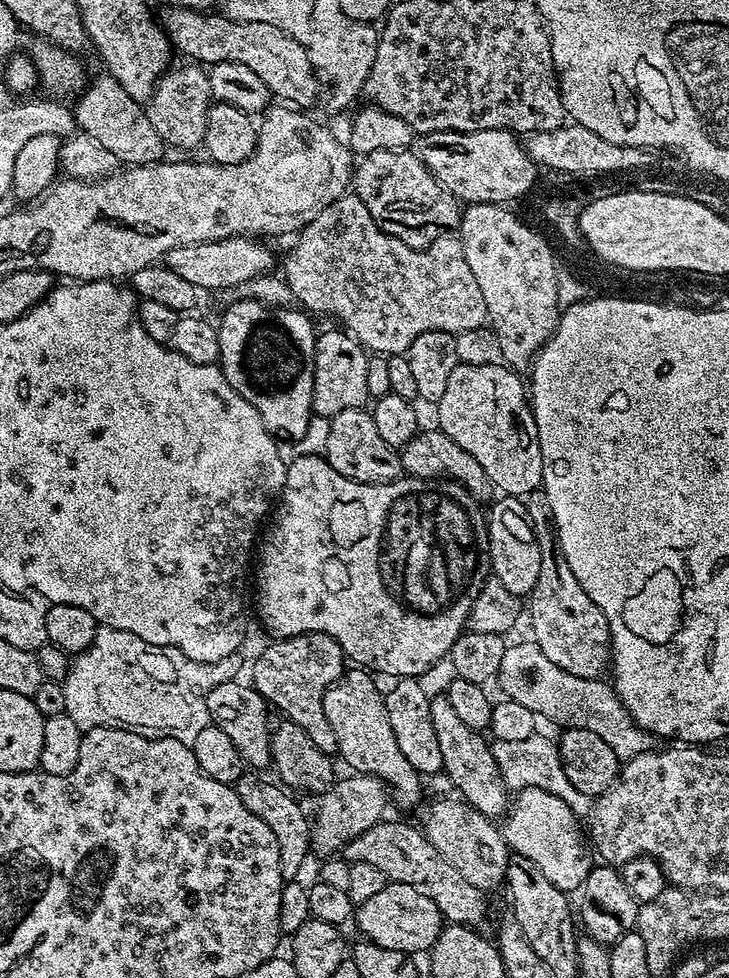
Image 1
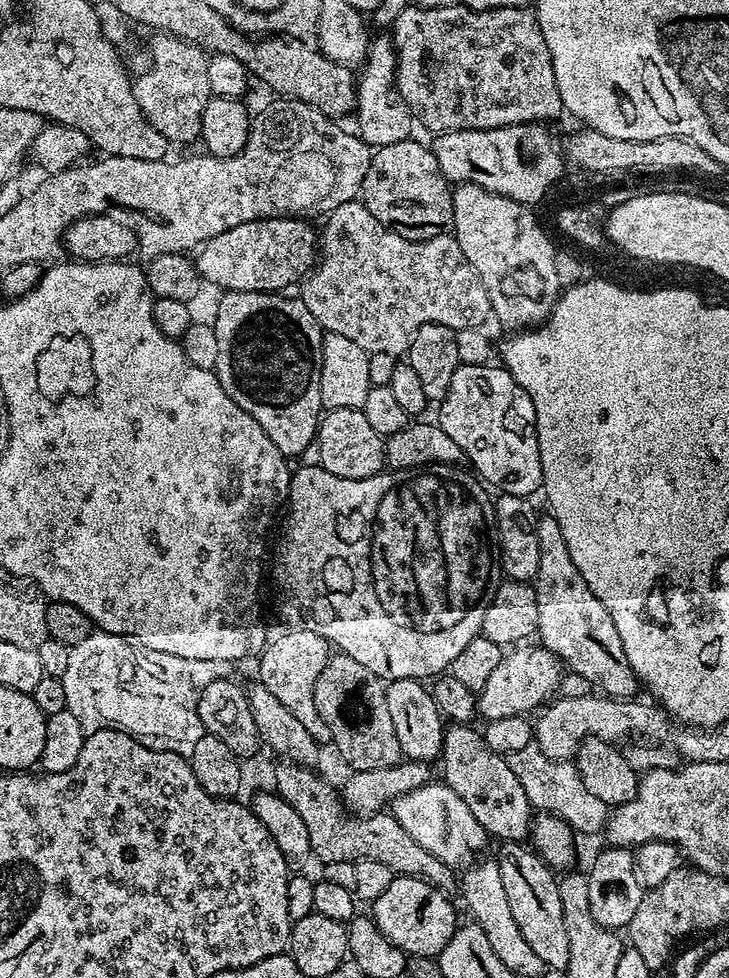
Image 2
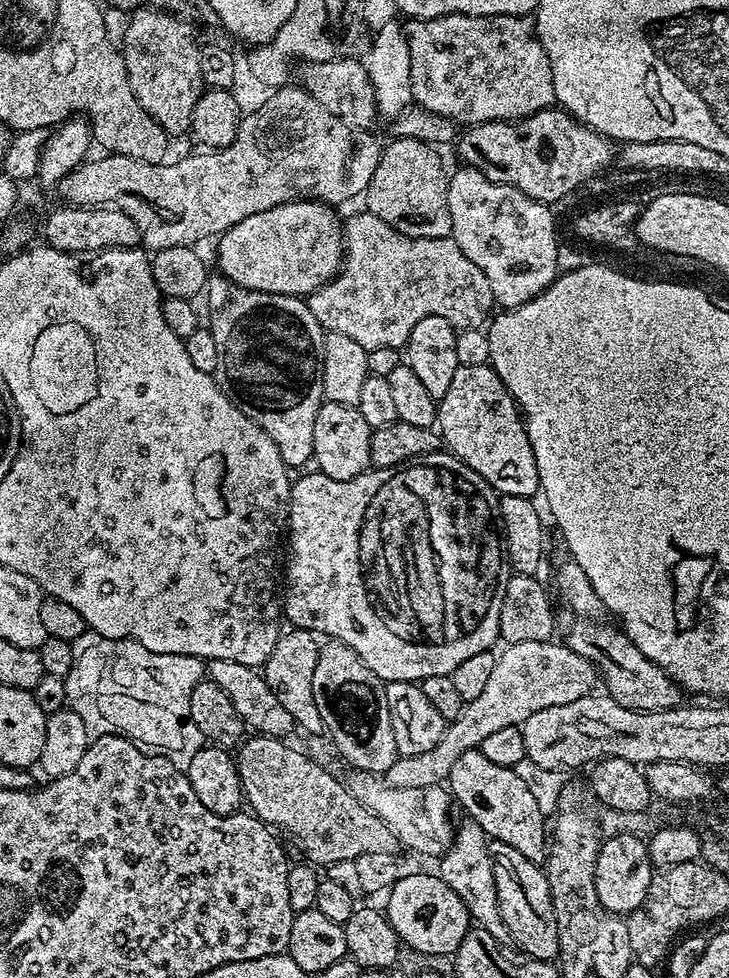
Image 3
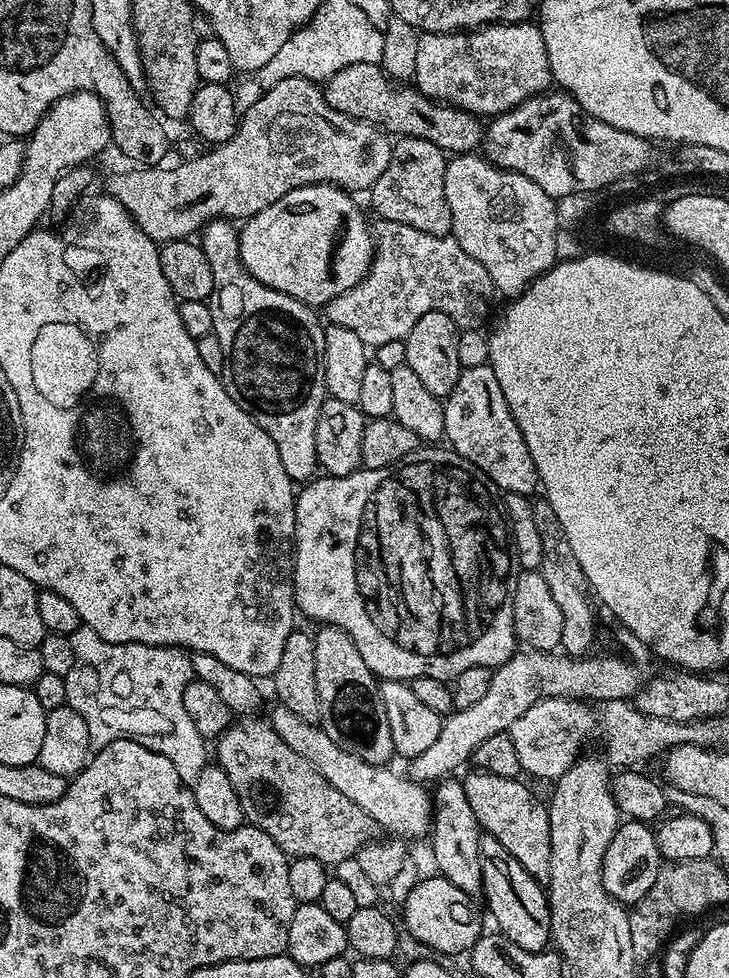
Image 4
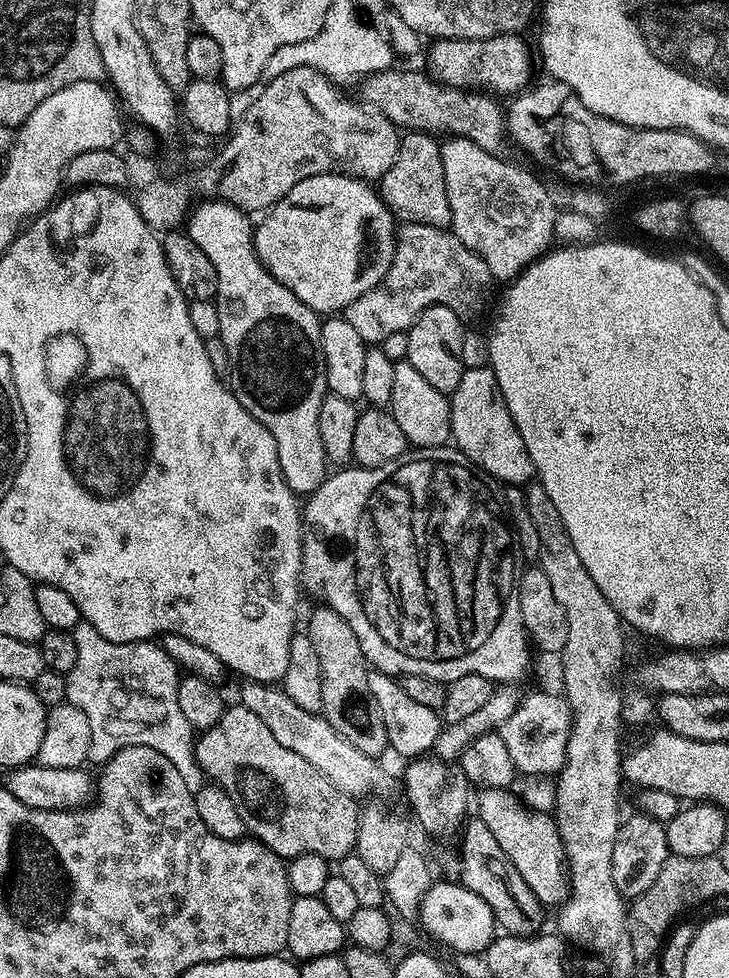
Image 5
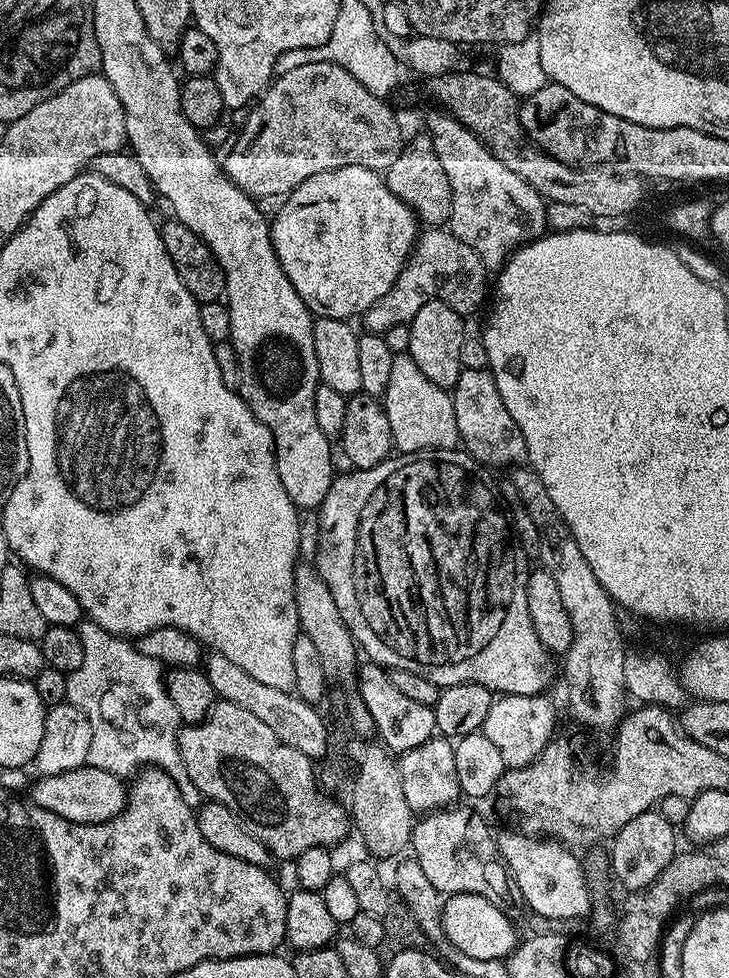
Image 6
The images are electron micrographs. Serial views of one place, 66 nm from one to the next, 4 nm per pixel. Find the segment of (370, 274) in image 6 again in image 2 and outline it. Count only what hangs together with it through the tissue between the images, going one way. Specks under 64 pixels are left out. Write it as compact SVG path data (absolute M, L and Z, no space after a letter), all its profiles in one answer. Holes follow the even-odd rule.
M277 216L270 220L255 220L254 222L246 222L245 224L239 224L234 226L234 230L226 230L222 234L218 234L214 238L210 238L205 244L200 245L195 249L194 259L196 262L196 269L200 275L201 281L207 282L208 280L212 284L217 284L220 290L227 290L229 292L274 292L279 293L281 290L288 290L291 284L299 285L301 281L307 277L308 273L312 271L314 265L318 260L318 232L311 228L307 224L307 219L297 218L295 216Z

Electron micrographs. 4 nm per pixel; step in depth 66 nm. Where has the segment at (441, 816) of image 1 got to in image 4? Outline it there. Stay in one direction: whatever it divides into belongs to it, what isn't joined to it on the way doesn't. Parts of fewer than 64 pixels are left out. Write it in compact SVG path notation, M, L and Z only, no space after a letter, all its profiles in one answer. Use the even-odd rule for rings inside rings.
M276 706L270 715L270 723L273 730L294 750L294 754L302 754L306 762L310 762L334 786L334 790L339 790L341 794L346 794L354 806L358 806L366 815L372 819L373 825L377 829L385 828L385 833L396 838L403 838L411 842L415 836L427 837L432 831L432 797L429 789L423 783L417 782L407 775L399 776L396 772L391 772L391 767L383 764L371 764L362 762L354 754L342 750L326 734L323 728L306 722L294 714L294 710L286 710L282 706Z

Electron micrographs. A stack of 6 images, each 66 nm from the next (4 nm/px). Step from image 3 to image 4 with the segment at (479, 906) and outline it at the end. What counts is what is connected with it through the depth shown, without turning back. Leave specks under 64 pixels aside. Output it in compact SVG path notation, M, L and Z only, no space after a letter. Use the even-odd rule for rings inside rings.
M459 779L441 780L435 785L432 797L432 856L436 859L435 871L445 876L458 890L476 898L481 895L484 879L482 878L482 860L480 859L480 837L482 829L474 818L474 810L466 799L466 790Z

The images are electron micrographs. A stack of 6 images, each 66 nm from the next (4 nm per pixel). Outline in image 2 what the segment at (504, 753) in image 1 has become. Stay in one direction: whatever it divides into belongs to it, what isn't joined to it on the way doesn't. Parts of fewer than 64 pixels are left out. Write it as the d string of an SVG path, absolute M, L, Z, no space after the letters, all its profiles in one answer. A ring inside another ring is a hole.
M534 742L516 750L507 758L510 770L521 783L528 802L542 812L554 813L568 821L575 833L596 834L607 827L609 805L585 789L573 761L556 761L544 754Z

